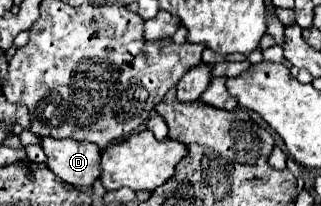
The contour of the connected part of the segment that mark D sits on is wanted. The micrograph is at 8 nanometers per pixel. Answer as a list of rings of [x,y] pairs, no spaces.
[[[42,138],[50,170],[74,188],[92,186],[100,178],[100,148],[90,142]]]

